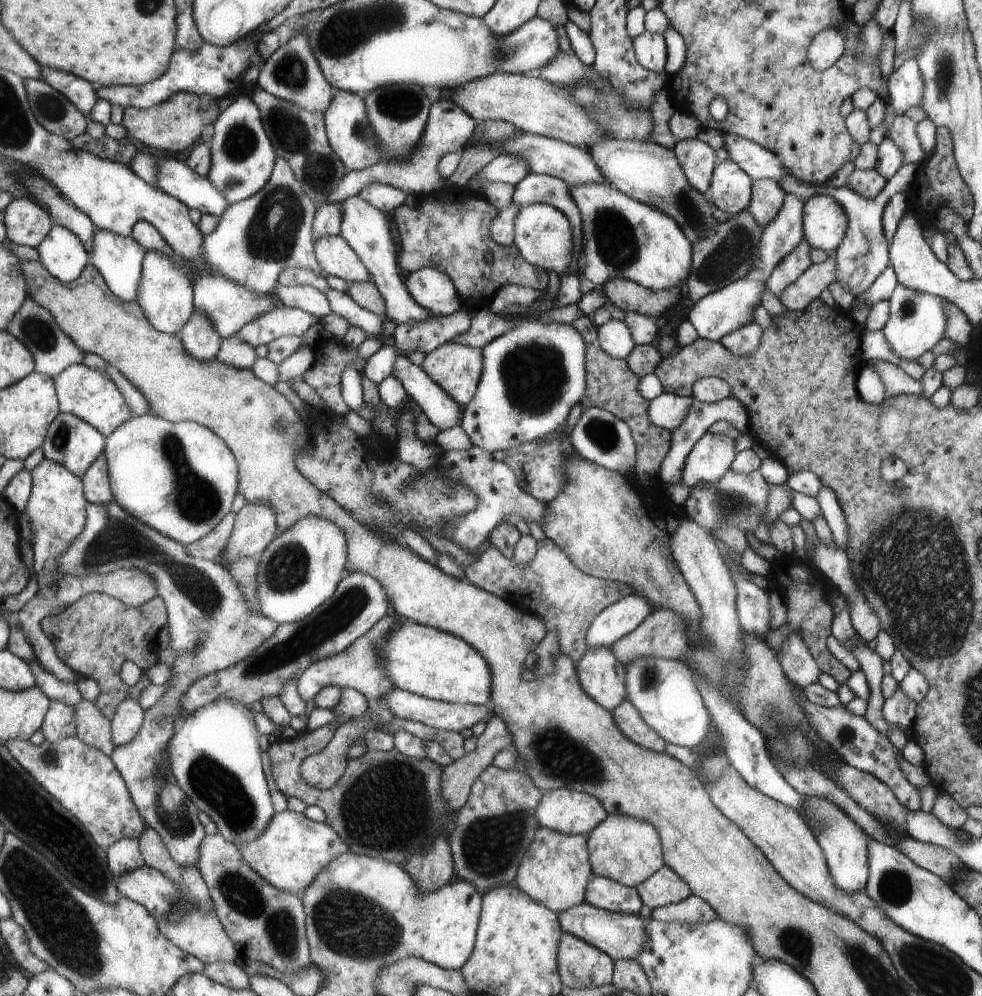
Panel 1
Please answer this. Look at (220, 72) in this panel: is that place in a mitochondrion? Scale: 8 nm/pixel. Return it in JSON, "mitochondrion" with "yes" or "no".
{"mitochondrion":"no"}

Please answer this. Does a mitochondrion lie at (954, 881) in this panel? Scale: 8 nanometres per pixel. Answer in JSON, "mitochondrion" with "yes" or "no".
{"mitochondrion":"no"}

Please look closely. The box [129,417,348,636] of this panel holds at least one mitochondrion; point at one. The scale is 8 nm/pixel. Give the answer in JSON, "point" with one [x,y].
{"point":[196,501]}

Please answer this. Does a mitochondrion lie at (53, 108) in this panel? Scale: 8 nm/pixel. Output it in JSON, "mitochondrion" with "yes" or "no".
{"mitochondrion":"yes"}

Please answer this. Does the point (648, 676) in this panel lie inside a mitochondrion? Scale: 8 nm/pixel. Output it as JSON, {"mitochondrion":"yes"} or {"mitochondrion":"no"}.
{"mitochondrion":"yes"}

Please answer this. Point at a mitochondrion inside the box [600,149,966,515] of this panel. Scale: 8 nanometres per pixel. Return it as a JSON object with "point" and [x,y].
{"point":[720,264]}

